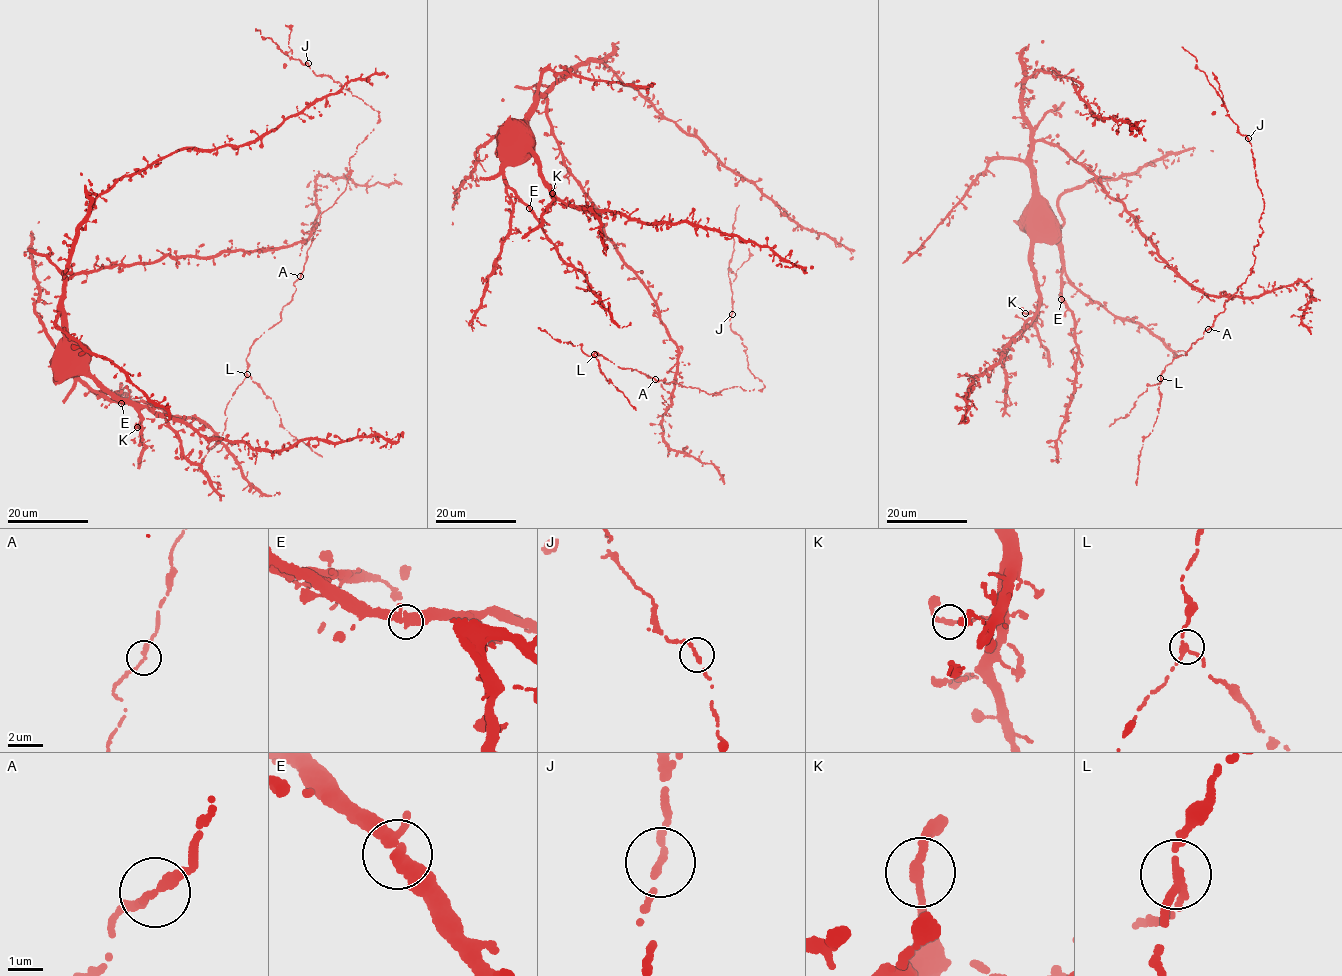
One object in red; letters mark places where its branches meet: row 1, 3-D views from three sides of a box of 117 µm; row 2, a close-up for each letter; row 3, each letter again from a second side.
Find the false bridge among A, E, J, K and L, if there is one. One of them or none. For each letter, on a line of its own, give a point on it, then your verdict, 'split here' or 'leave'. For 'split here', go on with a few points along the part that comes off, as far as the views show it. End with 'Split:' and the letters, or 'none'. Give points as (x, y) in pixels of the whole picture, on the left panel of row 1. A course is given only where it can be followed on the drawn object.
A: (300, 276) | leave
E: (121, 403) | leave
J: (308, 63) | leave
K: (137, 427) | leave
L: (247, 374) | split here | (247, 375), (273, 401), (284, 428), (322, 457)
Split: L

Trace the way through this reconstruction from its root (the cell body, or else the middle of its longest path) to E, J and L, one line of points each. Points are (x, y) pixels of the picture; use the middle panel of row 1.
E: (509, 128), (502, 171), (510, 188), (529, 208)
J: (509, 128), (545, 94), (564, 163), (676, 346), (677, 383), (716, 395), (764, 387), (731, 313)
L: (509, 128), (524, 122), (545, 94), (564, 163), (676, 346), (675, 382), (594, 354)

